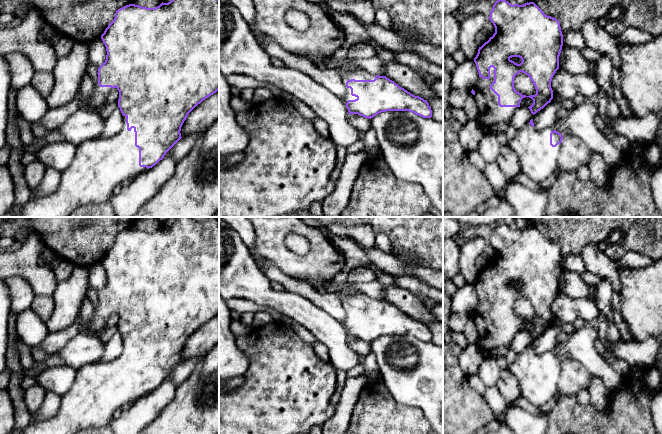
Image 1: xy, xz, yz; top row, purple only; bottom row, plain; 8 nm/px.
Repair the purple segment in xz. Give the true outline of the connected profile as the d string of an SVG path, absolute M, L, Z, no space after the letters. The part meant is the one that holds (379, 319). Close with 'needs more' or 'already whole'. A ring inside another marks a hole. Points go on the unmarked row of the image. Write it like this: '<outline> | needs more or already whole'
M363 293L344 296L346 318L342 324L349 339L373 342L386 335L409 335L423 342L431 342L427 324L415 320L386 300L371 298Z | needs more

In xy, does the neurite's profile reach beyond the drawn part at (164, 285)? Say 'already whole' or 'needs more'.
needs more

